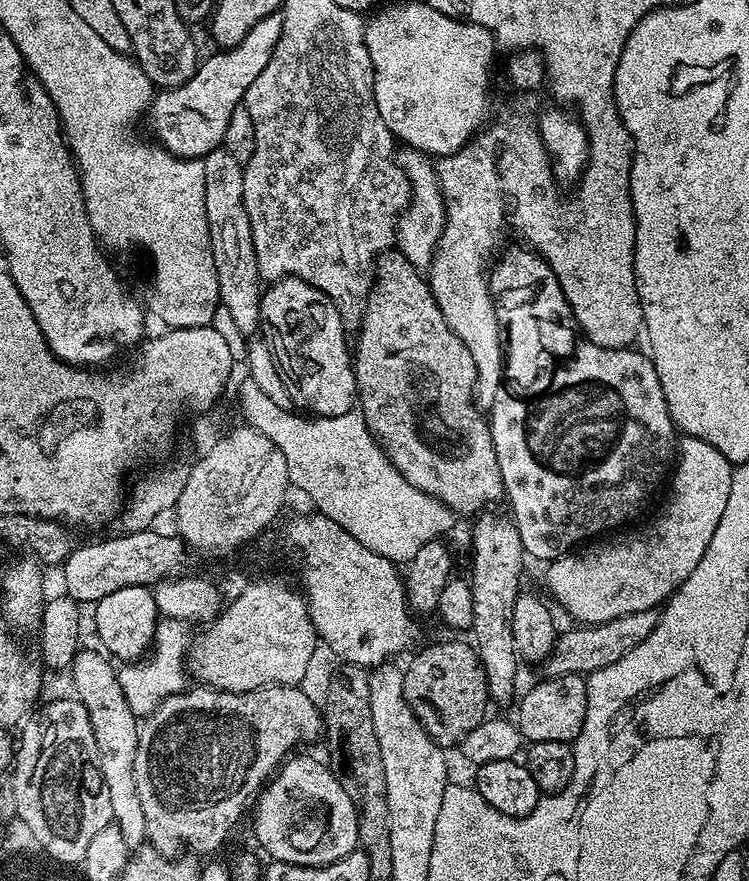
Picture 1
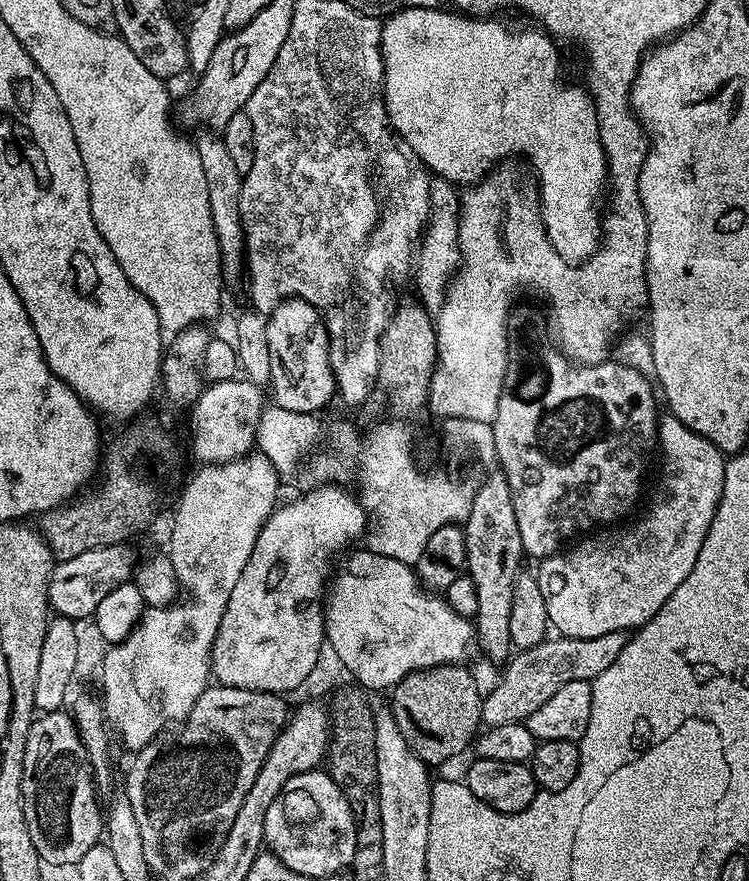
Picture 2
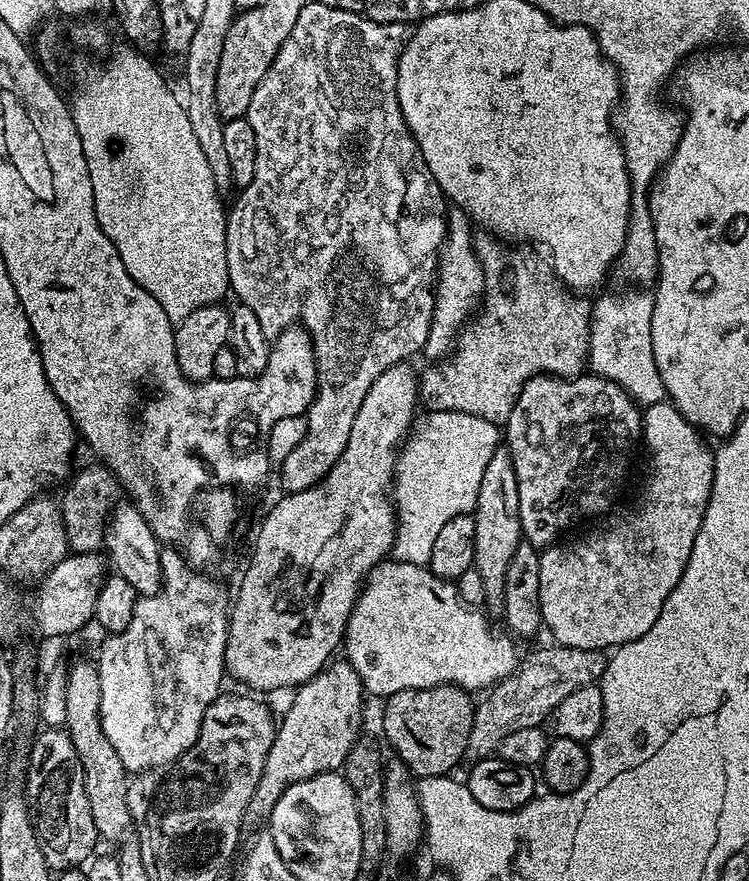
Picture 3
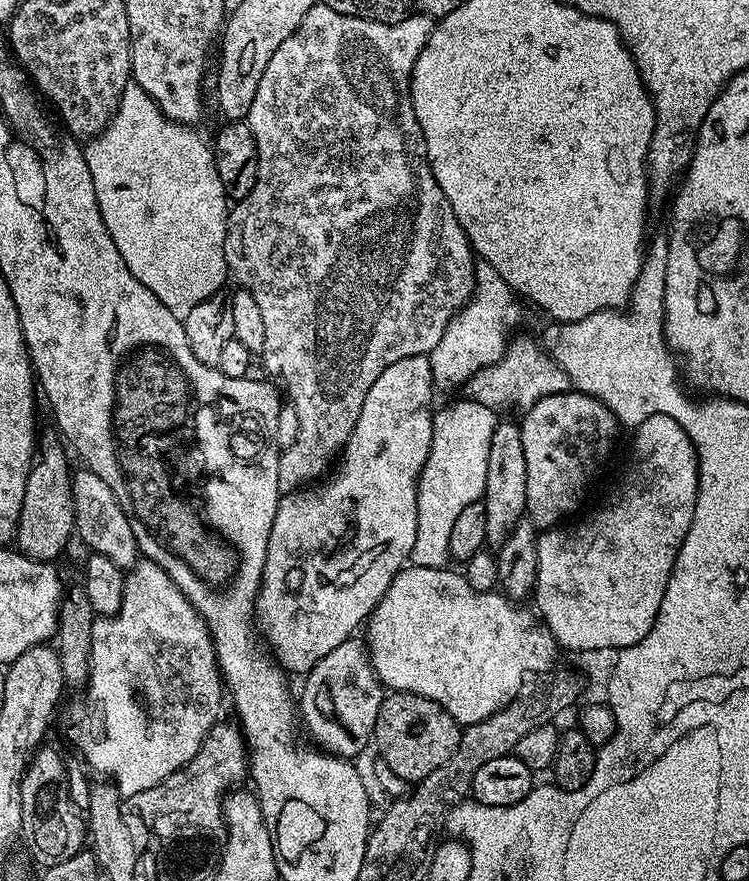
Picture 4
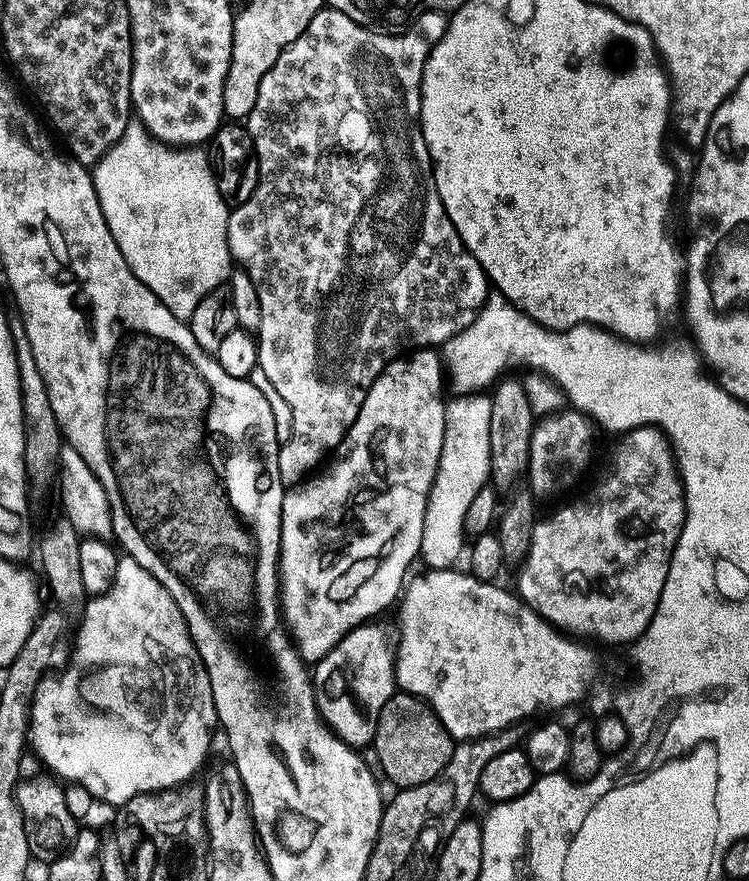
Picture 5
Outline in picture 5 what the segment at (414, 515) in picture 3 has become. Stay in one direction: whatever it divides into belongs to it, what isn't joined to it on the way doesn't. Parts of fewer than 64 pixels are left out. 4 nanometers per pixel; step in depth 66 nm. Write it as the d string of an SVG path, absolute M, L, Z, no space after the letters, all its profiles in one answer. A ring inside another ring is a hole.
M488 394L452 396L444 405L444 433L442 454L436 477L428 495L426 518L422 526L422 546L419 559L425 560L429 569L450 568L466 548L464 523L466 509L488 483L490 470L490 406ZM465 543L465 544L464 544ZM464 548L464 549L463 549Z

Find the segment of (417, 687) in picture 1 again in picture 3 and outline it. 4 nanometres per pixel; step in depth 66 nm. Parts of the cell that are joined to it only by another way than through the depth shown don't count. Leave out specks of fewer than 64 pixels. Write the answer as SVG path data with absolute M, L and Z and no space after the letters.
M440 684L437 688L398 690L398 694L387 697L383 704L384 736L388 739L389 746L396 751L395 759L405 764L413 777L447 776L460 759L462 761L465 759L474 711L474 700L469 693L454 688L450 684Z

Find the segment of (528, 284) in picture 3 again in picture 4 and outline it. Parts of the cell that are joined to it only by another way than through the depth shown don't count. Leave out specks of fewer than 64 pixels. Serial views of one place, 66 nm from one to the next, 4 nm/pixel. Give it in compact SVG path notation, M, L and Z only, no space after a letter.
M513 339L504 350L504 357L490 366L480 369L469 378L466 385L467 399L493 410L520 408L526 410L534 402L555 392L567 392L568 375L556 365L547 351L544 352L532 340Z

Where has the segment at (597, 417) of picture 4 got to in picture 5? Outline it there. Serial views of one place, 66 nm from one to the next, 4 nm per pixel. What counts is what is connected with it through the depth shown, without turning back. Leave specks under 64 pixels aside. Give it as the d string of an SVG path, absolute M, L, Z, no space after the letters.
M561 410L535 421L530 438L530 462L526 484L533 497L556 496L572 488L592 460L596 448L596 432L593 421L582 412Z

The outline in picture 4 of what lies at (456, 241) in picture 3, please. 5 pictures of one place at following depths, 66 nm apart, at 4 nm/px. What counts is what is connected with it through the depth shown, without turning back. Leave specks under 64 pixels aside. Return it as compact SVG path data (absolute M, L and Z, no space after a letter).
M483 262L475 265L474 287L467 304L452 317L438 346L434 346L434 350L427 355L432 383L437 389L447 384L467 385L473 374L504 357L504 350L513 335L512 327L520 320L520 308L516 303L517 297L500 277L498 270Z

